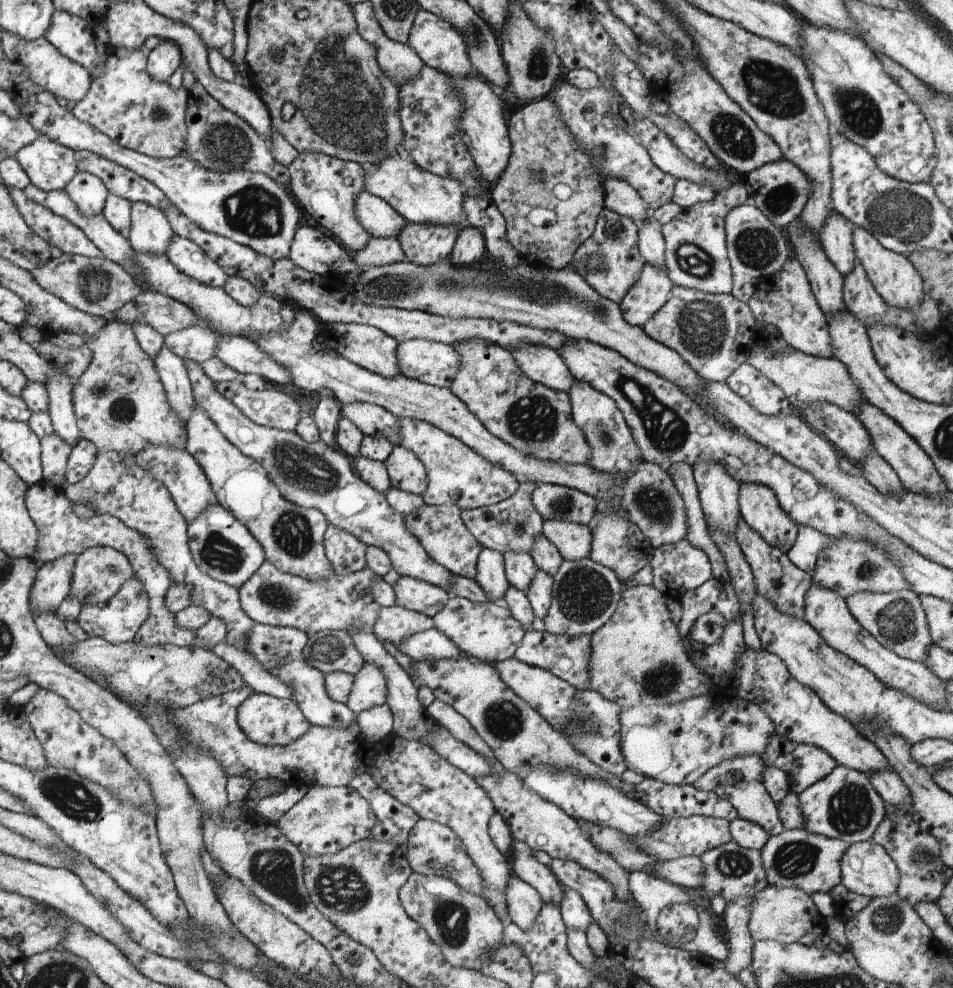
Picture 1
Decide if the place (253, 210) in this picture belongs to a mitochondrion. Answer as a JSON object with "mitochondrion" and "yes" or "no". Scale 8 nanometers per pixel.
{"mitochondrion":"yes"}

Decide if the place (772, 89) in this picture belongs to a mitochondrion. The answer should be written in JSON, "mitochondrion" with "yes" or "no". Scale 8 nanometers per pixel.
{"mitochondrion":"yes"}

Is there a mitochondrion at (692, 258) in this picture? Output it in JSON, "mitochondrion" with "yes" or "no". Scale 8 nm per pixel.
{"mitochondrion":"yes"}

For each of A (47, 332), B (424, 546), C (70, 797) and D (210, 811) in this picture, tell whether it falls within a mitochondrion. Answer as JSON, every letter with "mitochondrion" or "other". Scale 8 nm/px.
{"A":"other","B":"other","C":"mitochondrion","D":"other"}

